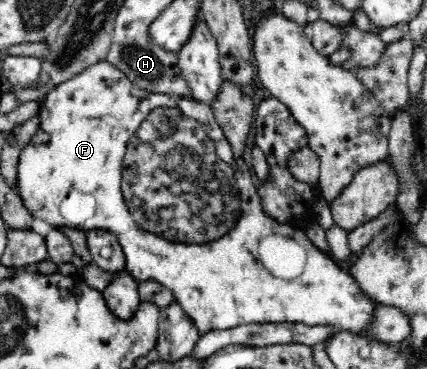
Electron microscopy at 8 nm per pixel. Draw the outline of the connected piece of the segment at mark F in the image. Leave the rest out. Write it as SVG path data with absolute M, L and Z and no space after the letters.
M107 61L97 62L96 64L89 65L83 73L76 75L75 77L69 78L65 83L61 85L54 86L50 91L48 91L41 102L39 102L40 112L38 113L39 119L41 120L41 125L37 129L37 133L33 135L33 139L29 141L29 145L21 151L20 163L18 166L19 175L19 190L20 197L24 202L24 205L29 209L29 212L33 214L33 217L38 217L48 222L53 228L54 227L73 227L74 229L81 229L82 231L91 231L92 229L101 229L113 234L117 238L117 242L122 247L125 256L125 268L135 277L137 281L141 280L157 280L157 282L164 285L169 291L172 291L174 297L178 304L182 306L182 309L189 314L191 320L199 333L204 334L207 332L215 330L225 330L237 327L239 325L247 324L264 324L264 323L275 323L275 322L286 322L295 324L305 324L308 326L323 326L332 327L337 332L345 331L347 333L352 333L353 335L358 335L359 337L364 337L368 341L379 341L379 338L373 334L371 336L371 327L373 327L373 321L377 319L378 305L374 299L367 297L366 293L362 291L361 286L353 277L353 274L349 271L345 271L341 266L335 264L333 259L329 257L328 253L323 252L317 246L315 246L307 236L305 236L304 231L297 228L291 227L287 224L281 224L275 218L272 218L265 212L260 194L258 193L257 183L249 170L249 167L245 164L244 159L241 157L233 157L232 147L229 145L223 130L217 125L216 119L214 118L212 107L209 105L203 105L198 101L195 101L191 96L173 96L173 94L166 93L153 93L149 90L143 90L139 86L135 85L129 78L125 75L125 72L121 71L119 68L112 67Z

